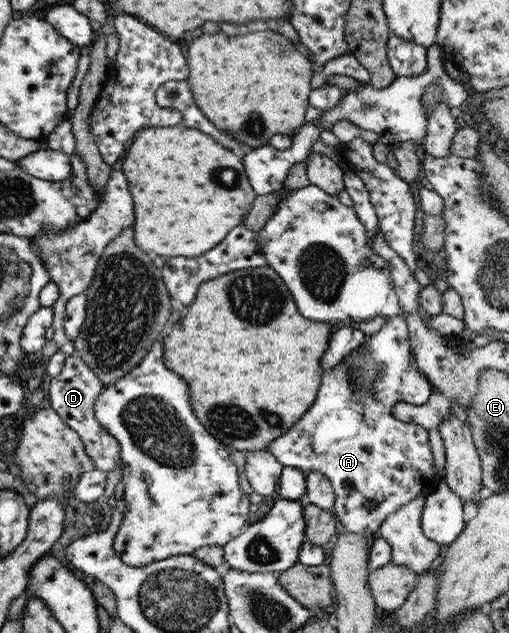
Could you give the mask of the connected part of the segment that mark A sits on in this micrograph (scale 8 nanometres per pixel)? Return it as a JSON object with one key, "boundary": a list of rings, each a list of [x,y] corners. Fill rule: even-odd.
{"boundary":[[[402,316],[387,318],[387,321],[379,331],[366,335],[366,339],[360,344],[359,352],[365,356],[371,354],[382,370],[380,370],[379,380],[375,380],[372,388],[356,388],[350,366],[345,363],[345,359],[338,362],[334,368],[327,370],[323,374],[323,382],[318,390],[315,402],[311,405],[311,410],[305,414],[289,429],[287,434],[277,437],[267,450],[275,455],[275,458],[284,467],[296,467],[306,475],[309,472],[320,472],[327,476],[331,482],[336,496],[332,511],[337,516],[337,521],[343,525],[347,532],[355,534],[368,534],[377,532],[383,522],[391,517],[405,504],[409,504],[413,498],[419,494],[431,494],[440,483],[441,478],[437,475],[434,467],[434,458],[429,444],[429,432],[419,424],[407,424],[397,420],[391,414],[391,407],[397,401],[405,401],[413,404],[423,404],[431,396],[432,386],[427,378],[424,378],[413,364],[413,352],[411,352],[411,342],[409,342],[409,328]],[[374,500],[376,505],[368,508],[366,504]]]}

